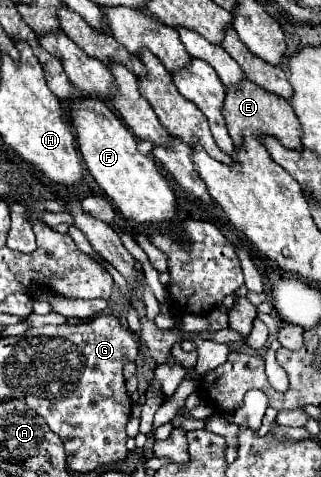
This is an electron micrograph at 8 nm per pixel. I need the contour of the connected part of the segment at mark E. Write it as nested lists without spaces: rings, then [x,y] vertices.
[[[246,81],[236,89],[226,89],[226,93],[228,95],[224,101],[224,117],[226,117],[228,133],[234,139],[234,145],[238,149],[244,147],[244,135],[242,135],[244,131],[254,133],[258,141],[262,141],[264,137],[276,137],[286,149],[296,149],[296,151],[304,149],[300,141],[300,121],[296,113],[292,113],[292,105],[288,101],[264,91],[252,81]]]

